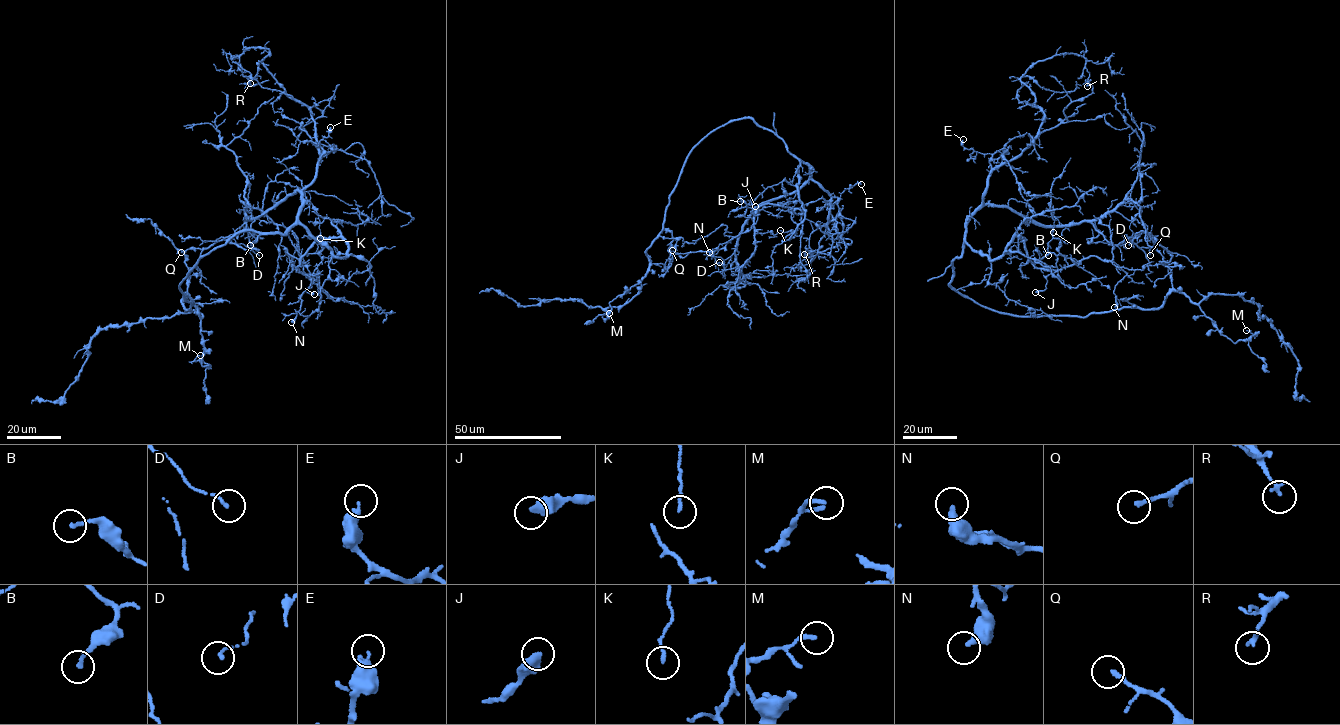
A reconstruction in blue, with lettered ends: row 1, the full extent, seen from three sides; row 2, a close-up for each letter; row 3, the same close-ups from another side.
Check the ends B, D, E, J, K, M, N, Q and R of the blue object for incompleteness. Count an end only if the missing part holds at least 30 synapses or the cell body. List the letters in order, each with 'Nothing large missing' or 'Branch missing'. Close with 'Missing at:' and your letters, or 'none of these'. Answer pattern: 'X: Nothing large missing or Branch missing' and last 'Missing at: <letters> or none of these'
B: Nothing large missing
D: Nothing large missing
E: Nothing large missing
J: Nothing large missing
K: Nothing large missing
M: Nothing large missing
N: Nothing large missing
Q: Nothing large missing
R: Nothing large missing
Missing at: none of these

